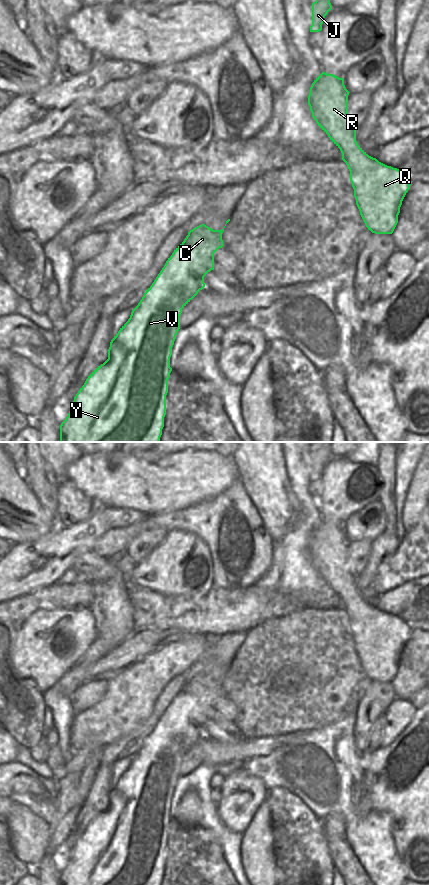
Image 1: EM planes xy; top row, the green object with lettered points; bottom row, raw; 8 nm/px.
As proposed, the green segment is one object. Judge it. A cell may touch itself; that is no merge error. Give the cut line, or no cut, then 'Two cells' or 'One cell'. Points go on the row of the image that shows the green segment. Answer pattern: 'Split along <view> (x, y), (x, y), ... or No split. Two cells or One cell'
No split. One cell.

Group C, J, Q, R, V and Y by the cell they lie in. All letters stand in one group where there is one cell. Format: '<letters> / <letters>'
C J Q R V Y

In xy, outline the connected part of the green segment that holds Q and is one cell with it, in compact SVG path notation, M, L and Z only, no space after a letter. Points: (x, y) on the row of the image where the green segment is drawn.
M322 72L310 87L308 105L318 126L342 153L366 227L375 234L392 234L412 181L404 172L379 162L358 145L356 126L348 115L349 93L344 78Z

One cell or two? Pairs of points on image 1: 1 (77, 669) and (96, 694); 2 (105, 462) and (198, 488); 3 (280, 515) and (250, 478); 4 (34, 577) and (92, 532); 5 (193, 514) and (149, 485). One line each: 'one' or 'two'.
1: two
2: one
3: one
4: one
5: two

